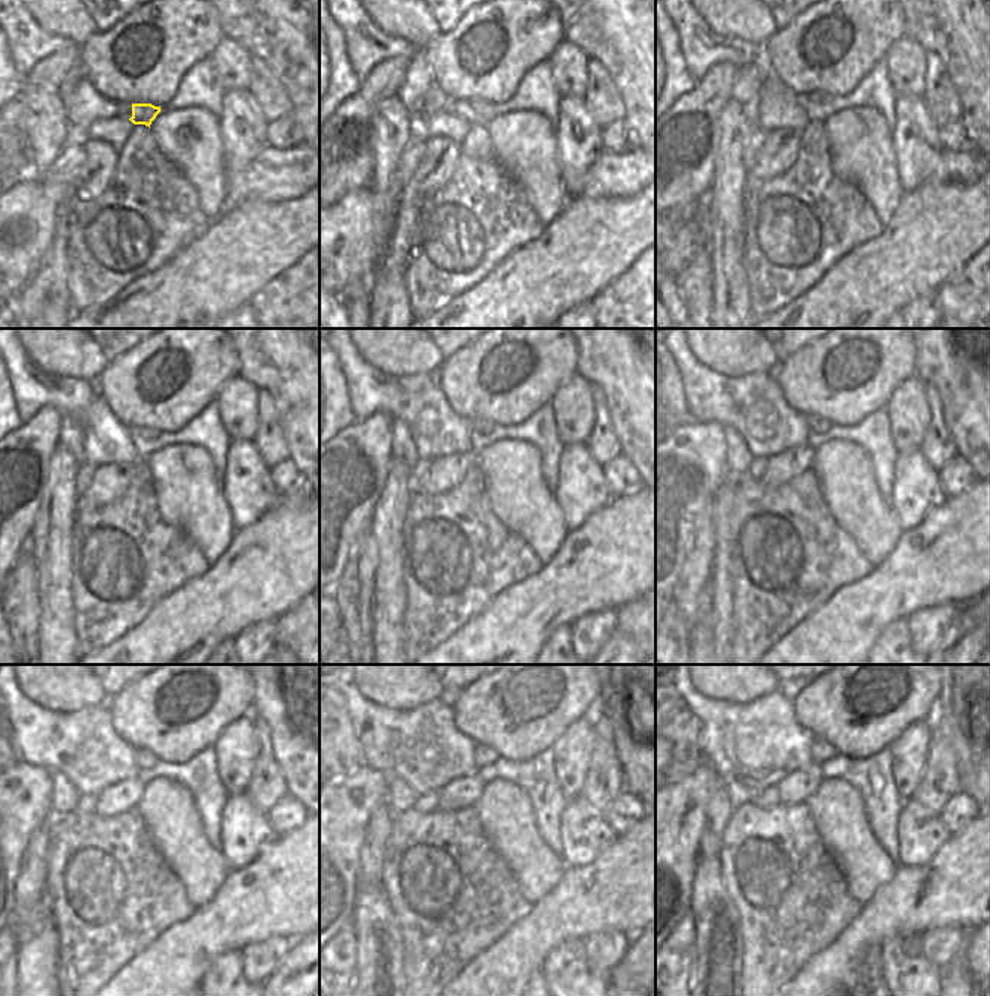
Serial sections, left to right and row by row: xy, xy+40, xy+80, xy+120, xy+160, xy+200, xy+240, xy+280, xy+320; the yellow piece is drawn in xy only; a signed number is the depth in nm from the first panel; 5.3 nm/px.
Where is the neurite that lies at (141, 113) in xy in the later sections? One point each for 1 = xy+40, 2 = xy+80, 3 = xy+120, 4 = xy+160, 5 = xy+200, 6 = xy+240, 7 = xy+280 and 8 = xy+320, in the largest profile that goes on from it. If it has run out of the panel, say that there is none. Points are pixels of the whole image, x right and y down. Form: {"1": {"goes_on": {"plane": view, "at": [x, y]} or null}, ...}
{"1": {"goes_on": {"plane": "xy+40", "at": [479, 107]}}, "2": {"goes_on": {"plane": "xy+80", "at": [818, 98]}}, "3": {"goes_on": {"plane": "xy+120", "at": [147, 432]}}, "4": {"goes_on": {"plane": "xy+160", "at": [483, 426]}}, "5": {"goes_on": {"plane": "xy+200", "at": [816, 423]}}, "6": {"goes_on": {"plane": "xy+240", "at": [144, 758]}}, "7": {"goes_on": {"plane": "xy+280", "at": [483, 755]}}, "8": {"goes_on": {"plane": "xy+320", "at": [821, 750]}}}

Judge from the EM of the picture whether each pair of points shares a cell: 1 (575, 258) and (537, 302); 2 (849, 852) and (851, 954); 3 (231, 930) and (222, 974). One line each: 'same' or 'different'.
1: same
2: different
3: different

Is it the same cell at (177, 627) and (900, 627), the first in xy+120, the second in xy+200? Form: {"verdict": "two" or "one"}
{"verdict": "two"}

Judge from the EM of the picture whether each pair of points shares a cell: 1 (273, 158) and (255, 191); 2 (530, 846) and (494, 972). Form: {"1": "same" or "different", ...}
{"1": "same", "2": "different"}

